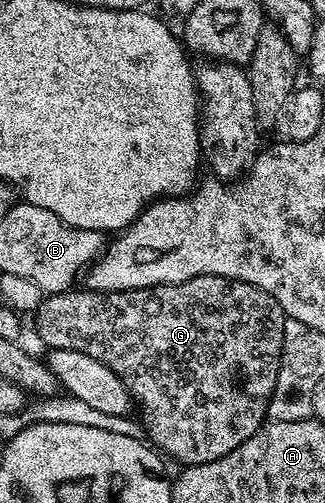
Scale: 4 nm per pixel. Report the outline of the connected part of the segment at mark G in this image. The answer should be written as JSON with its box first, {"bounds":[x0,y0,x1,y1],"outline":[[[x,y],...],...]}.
{"bounds":[35,275,286,467],"outline":[[[199,275],[190,281],[161,287],[137,287],[131,291],[107,293],[88,291],[86,297],[88,297],[89,315],[44,315],[45,313],[40,313],[35,316],[35,319],[37,318],[36,331],[40,334],[41,341],[45,343],[45,348],[74,349],[78,353],[87,353],[89,357],[94,357],[94,361],[102,361],[102,365],[110,368],[126,385],[138,411],[140,407],[139,418],[142,420],[144,434],[155,450],[163,453],[169,460],[170,458],[177,459],[180,465],[193,467],[210,461],[218,461],[218,457],[226,457],[226,453],[238,449],[242,441],[246,441],[259,427],[264,426],[268,414],[268,402],[272,399],[278,381],[280,350],[284,341],[286,318],[282,305],[278,305],[278,301],[270,297],[270,293],[237,279],[227,279],[217,275]]]}

